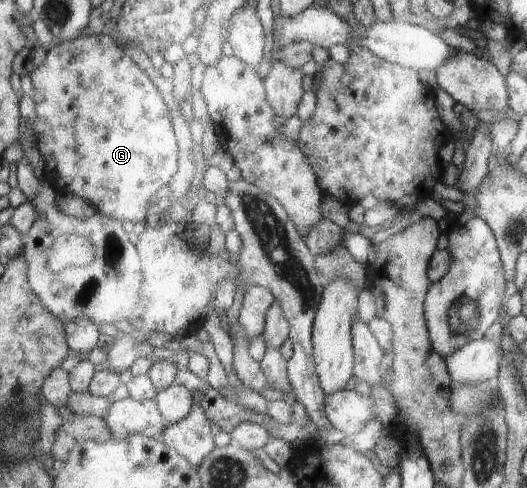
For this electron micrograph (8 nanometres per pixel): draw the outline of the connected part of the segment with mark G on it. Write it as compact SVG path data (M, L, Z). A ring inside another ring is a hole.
M112 35L83 36L74 40L60 42L52 47L43 65L38 67L31 78L35 85L35 99L37 102L37 119L34 135L36 146L42 156L44 170L42 176L49 184L56 186L58 194L74 194L81 196L96 211L112 216L121 221L131 221L133 223L146 221L148 216L148 202L156 196L156 192L164 186L170 186L178 170L178 146L176 146L176 129L171 116L171 106L168 103L167 93L158 88L157 84L150 78L150 75L131 56L126 54L126 50L118 45Z

